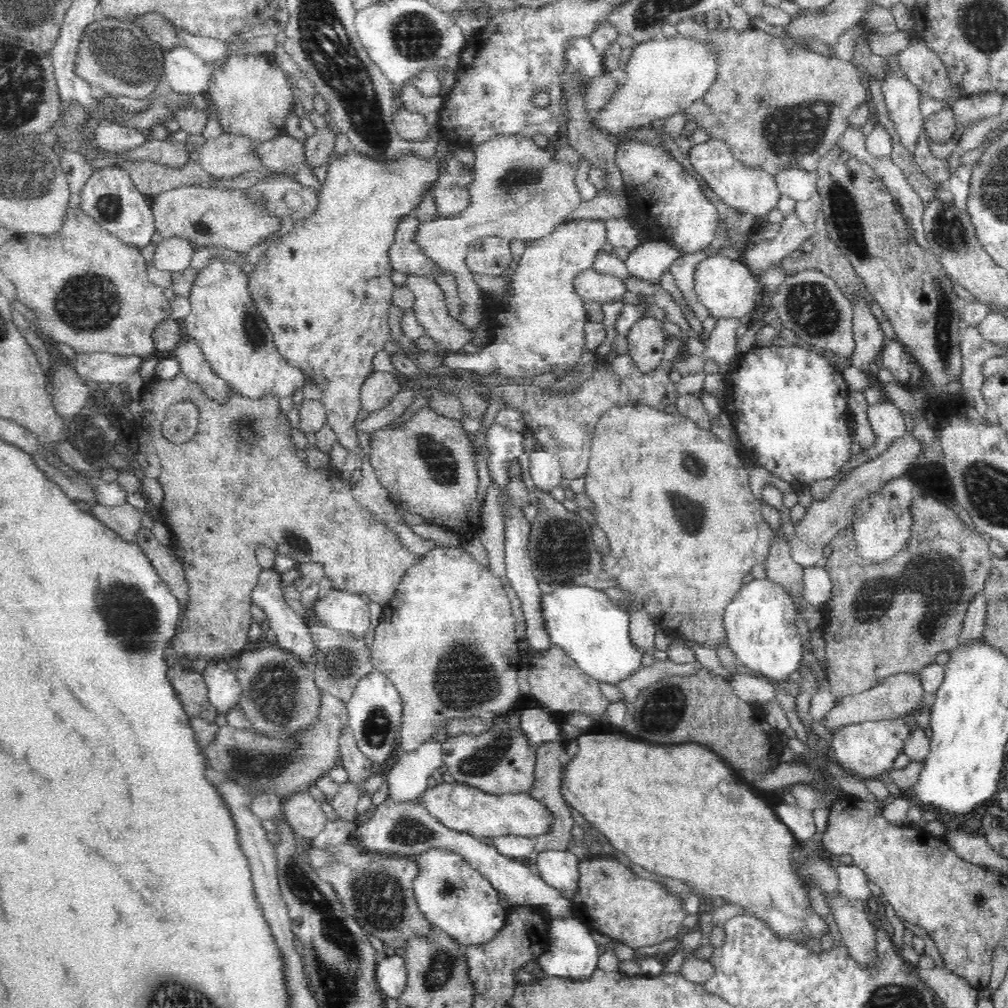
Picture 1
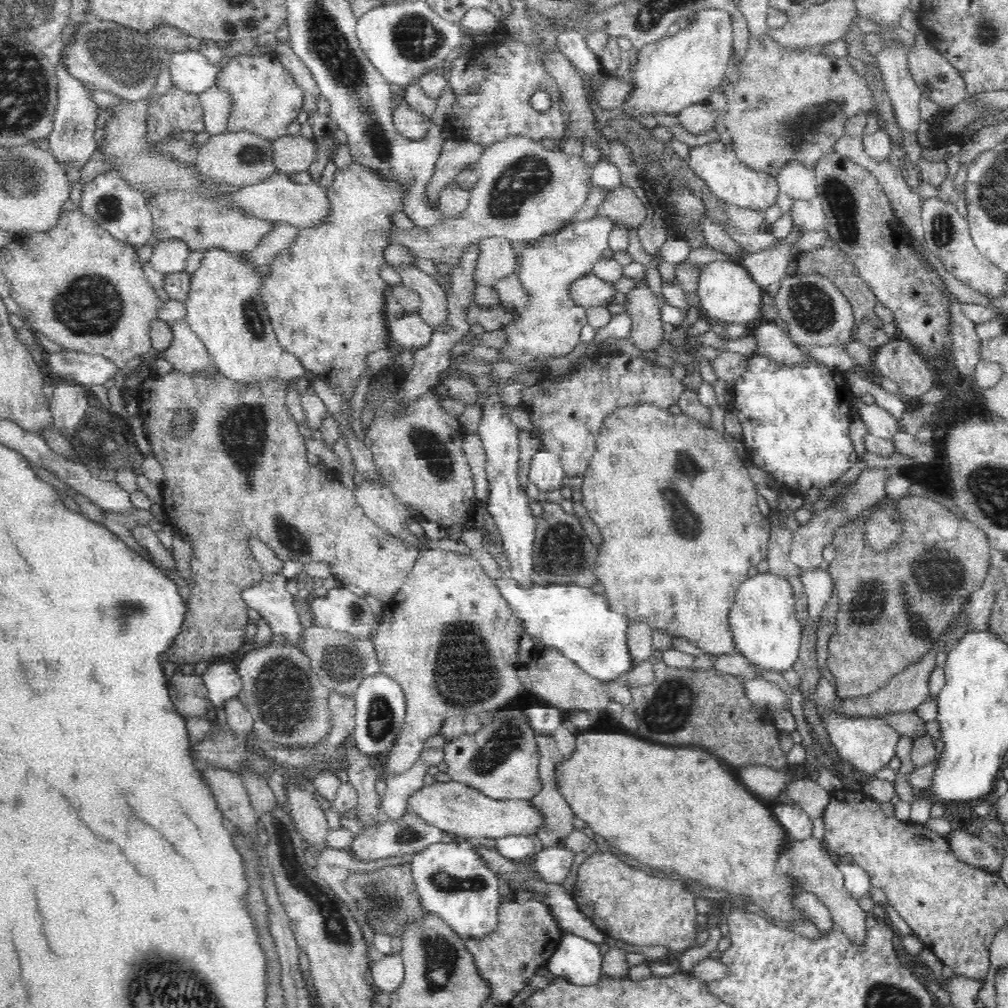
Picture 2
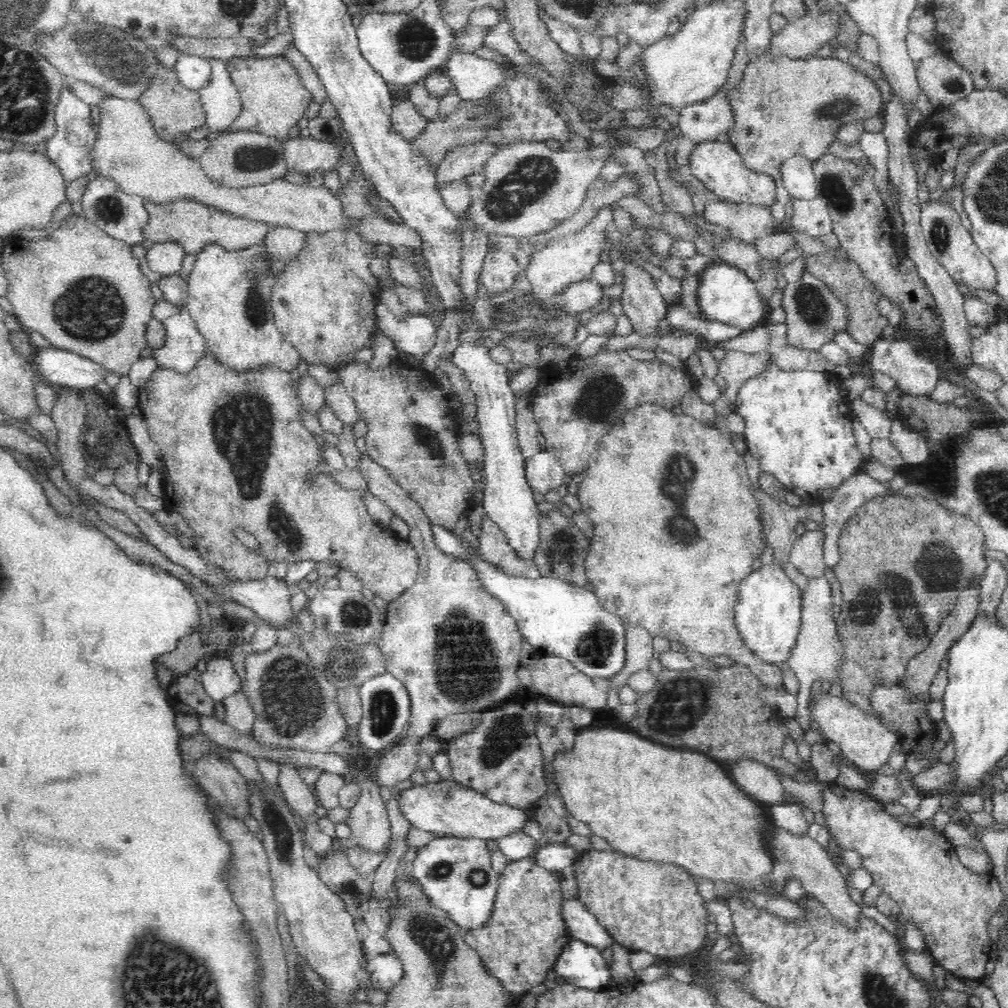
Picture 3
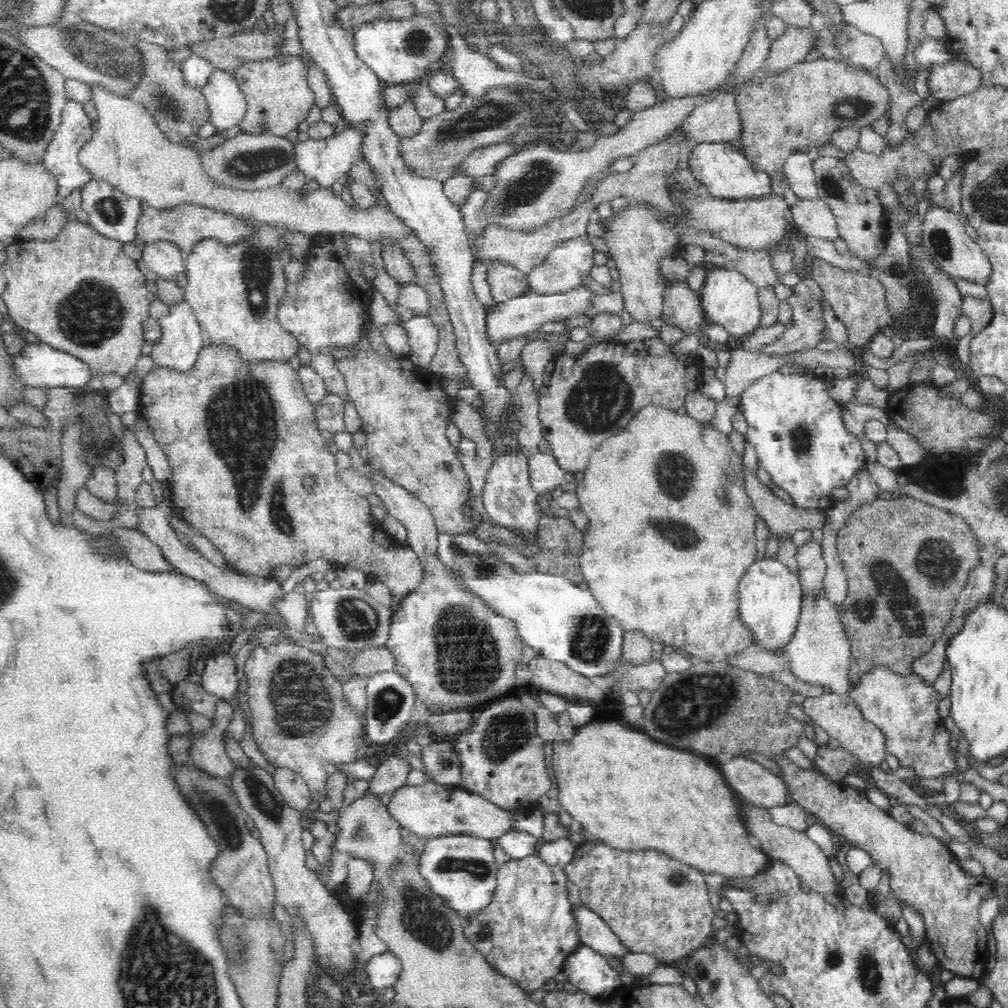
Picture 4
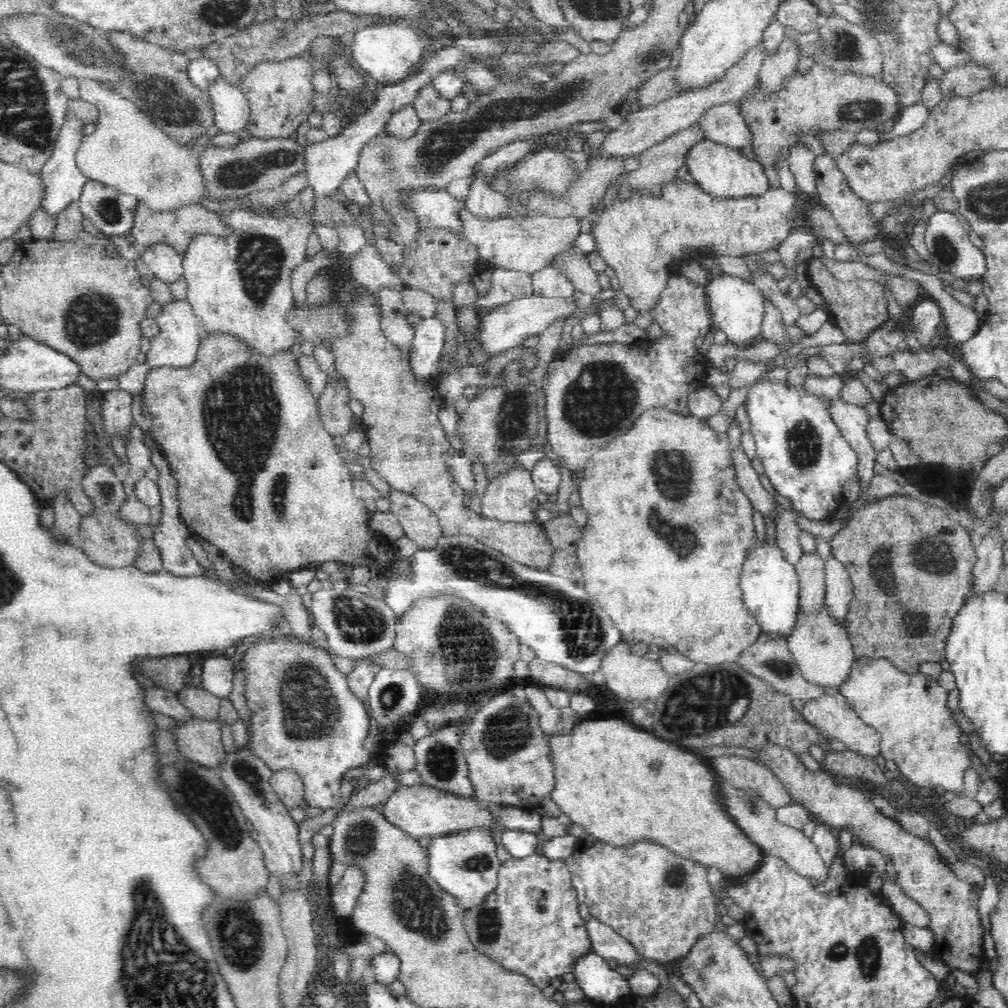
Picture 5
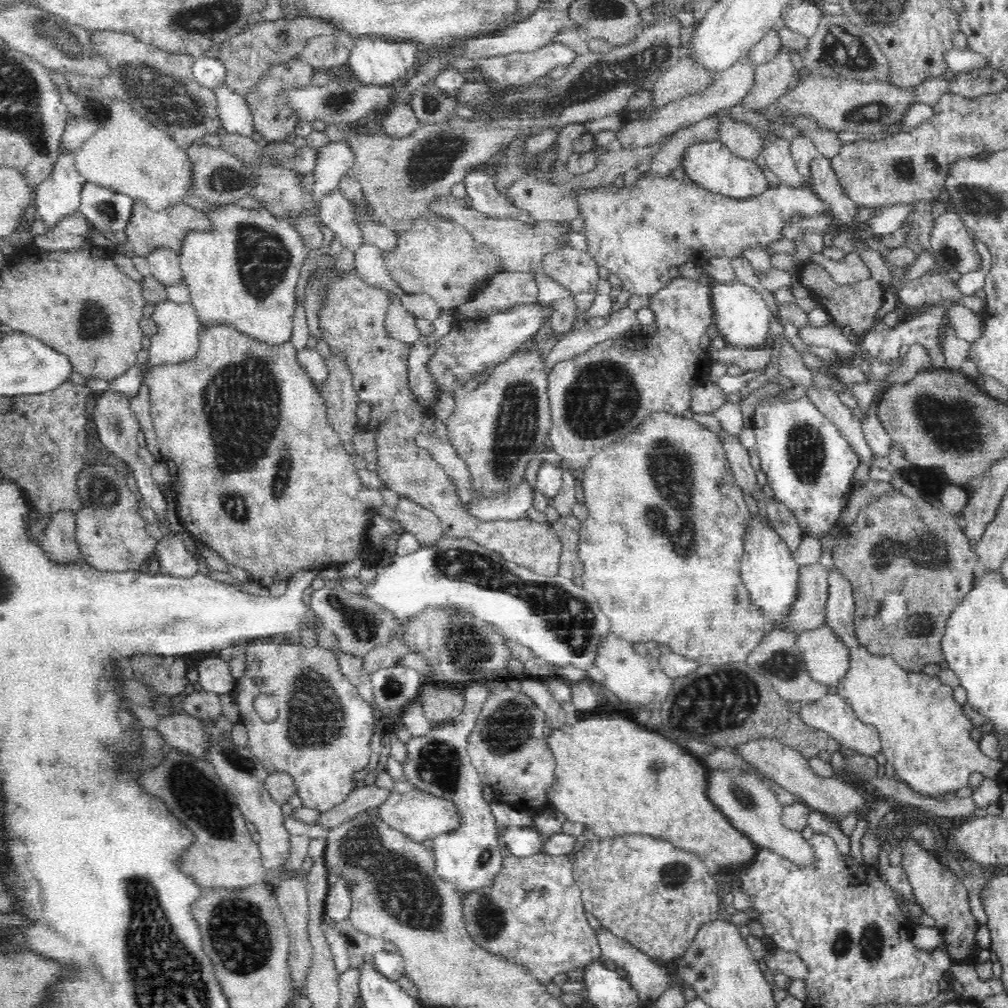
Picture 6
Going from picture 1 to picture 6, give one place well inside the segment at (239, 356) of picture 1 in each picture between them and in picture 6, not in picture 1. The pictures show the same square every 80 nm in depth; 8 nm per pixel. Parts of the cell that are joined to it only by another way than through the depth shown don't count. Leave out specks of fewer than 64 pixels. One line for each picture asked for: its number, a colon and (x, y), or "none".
2: (224, 310)
3: (228, 298)
4: (234, 291)
5: (240, 286)
6: (242, 274)

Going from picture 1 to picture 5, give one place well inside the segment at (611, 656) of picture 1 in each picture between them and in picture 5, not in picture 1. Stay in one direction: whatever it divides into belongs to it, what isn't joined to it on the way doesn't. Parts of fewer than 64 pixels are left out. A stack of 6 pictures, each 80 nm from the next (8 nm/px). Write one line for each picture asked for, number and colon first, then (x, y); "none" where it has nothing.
2: (575, 620)
3: (556, 617)
4: (560, 620)
5: (557, 618)

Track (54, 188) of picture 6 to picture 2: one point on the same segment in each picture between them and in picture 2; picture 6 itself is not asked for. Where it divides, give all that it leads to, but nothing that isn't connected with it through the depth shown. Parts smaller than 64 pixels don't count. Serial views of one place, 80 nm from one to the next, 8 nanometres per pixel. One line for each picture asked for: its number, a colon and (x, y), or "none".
2: (74, 128)
3: (71, 146)
4: (62, 155)
5: (64, 180)

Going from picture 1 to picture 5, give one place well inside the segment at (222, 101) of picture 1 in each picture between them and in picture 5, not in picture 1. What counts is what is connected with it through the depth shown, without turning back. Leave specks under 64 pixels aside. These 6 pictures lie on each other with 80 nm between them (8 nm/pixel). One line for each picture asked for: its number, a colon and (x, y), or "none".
2: (265, 100)
3: (273, 99)
4: (278, 98)
5: (280, 95)

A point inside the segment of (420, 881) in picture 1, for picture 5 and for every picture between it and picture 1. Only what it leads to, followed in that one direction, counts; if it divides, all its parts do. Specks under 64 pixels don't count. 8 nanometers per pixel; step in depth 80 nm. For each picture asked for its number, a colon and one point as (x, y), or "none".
2: (451, 881)
3: (456, 874)
4: (461, 870)
5: (464, 865)

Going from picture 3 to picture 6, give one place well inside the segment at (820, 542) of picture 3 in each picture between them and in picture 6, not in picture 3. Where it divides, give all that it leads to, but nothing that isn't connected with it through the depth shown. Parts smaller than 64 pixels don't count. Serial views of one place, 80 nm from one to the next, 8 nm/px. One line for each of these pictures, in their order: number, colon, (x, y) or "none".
4: (811, 565)
5: (811, 568)
6: (809, 611)

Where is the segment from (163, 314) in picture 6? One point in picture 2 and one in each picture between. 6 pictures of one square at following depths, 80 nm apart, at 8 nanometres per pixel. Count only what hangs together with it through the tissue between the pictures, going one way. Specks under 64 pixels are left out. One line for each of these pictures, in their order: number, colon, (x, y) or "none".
2: (188, 355)
3: (184, 346)
4: (181, 342)
5: (177, 345)

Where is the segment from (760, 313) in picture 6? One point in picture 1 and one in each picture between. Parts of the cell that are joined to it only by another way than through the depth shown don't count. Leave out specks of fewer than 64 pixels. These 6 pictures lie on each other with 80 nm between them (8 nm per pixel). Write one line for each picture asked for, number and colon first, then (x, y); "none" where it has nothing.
1: (726, 286)
2: (727, 292)
3: (725, 293)
4: (728, 298)
5: (736, 307)

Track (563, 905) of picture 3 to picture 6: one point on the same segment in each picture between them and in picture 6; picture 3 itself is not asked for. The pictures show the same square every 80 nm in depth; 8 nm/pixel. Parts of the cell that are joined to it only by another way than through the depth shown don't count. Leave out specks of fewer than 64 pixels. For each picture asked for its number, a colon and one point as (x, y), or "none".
4: (593, 932)
5: (607, 943)
6: (649, 979)

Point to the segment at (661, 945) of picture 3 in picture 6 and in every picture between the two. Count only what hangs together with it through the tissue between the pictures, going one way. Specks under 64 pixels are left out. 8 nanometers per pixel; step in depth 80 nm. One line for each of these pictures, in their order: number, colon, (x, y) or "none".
4: (656, 905)
5: (662, 904)
6: (644, 890)

